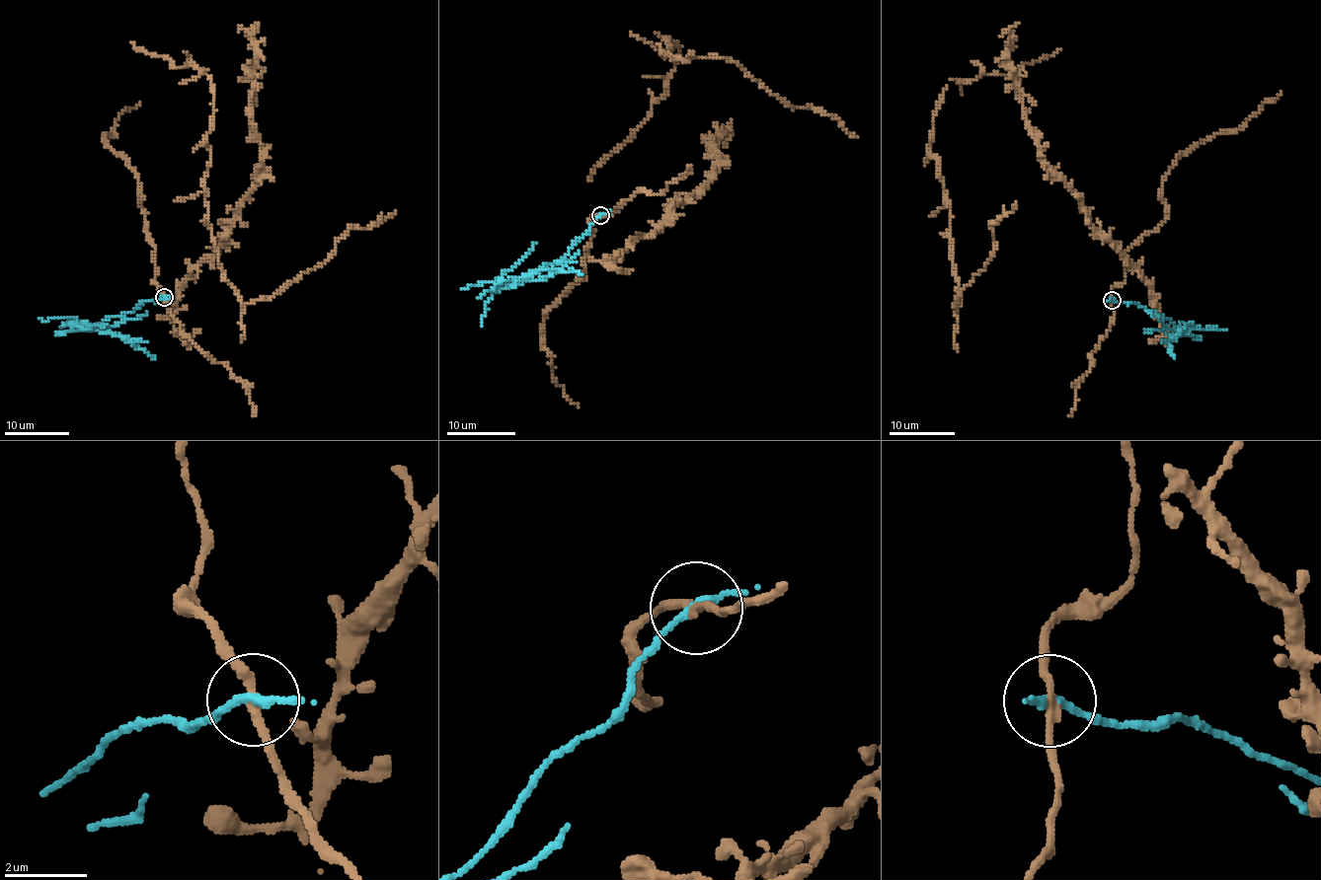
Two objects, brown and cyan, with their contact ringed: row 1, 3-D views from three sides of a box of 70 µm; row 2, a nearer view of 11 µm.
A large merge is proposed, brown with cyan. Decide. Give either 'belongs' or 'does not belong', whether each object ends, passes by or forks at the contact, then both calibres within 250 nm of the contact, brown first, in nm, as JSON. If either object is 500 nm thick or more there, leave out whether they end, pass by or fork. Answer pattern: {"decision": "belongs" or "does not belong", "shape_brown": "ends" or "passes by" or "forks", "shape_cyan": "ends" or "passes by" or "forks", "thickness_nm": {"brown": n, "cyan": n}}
{"decision": "does not belong", "shape_brown": "passes by", "shape_cyan": "passes by", "thickness_nm": {"brown": 200, "cyan": 190}}

